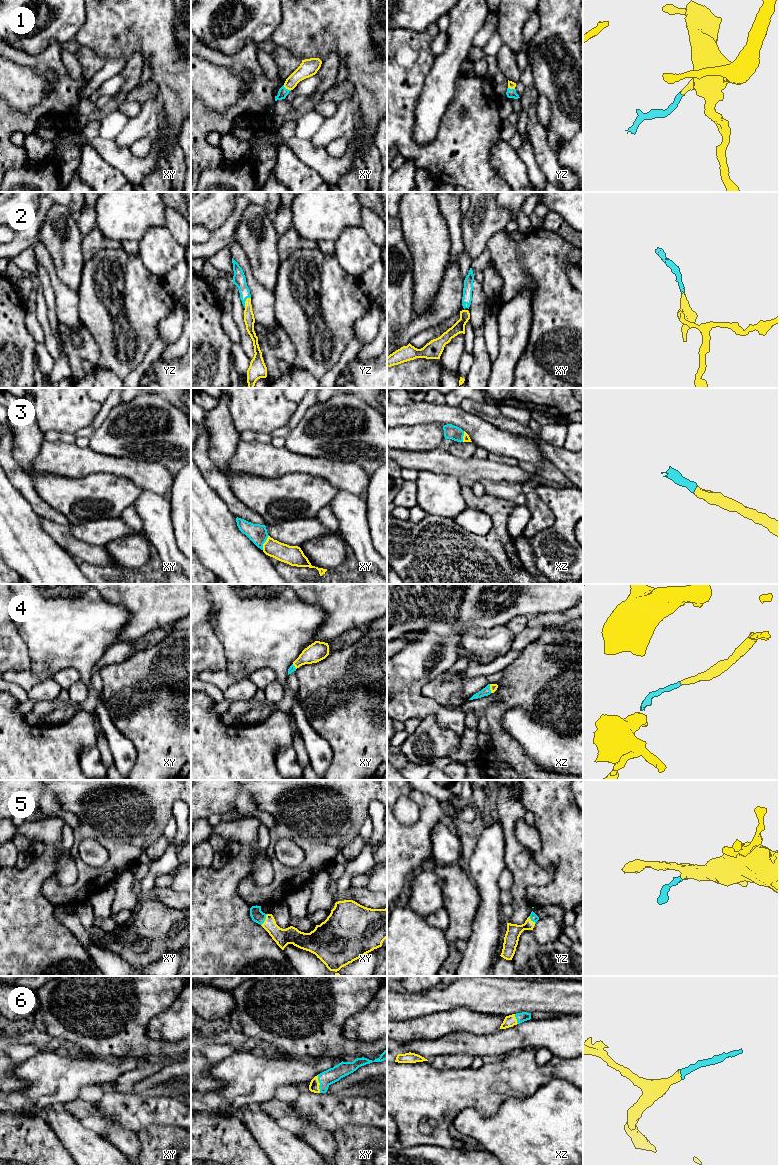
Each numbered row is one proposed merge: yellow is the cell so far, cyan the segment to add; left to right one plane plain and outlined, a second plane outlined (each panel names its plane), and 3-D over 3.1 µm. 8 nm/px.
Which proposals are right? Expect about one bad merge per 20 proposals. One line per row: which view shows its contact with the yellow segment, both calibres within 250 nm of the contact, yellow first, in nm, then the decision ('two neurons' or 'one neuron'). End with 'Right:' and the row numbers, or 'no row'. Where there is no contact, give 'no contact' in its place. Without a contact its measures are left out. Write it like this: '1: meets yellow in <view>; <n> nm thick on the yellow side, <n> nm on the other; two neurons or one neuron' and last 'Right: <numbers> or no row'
1: meets yellow in xy; 140 nm thick on the yellow side, 80 nm on the other; one neuron
2: meets yellow in yz; 90 nm thick on the yellow side, 100 nm on the other; one neuron
3: meets yellow in xy; 160 nm thick on the yellow side, 150 nm on the other; one neuron
4: meets yellow in xz; 60 nm thick on the yellow side, 70 nm on the other; one neuron
5: meets yellow in xy; 140 nm thick on the yellow side, 100 nm on the other; one neuron
6: meets yellow in xy; 80 nm thick on the yellow side, 120 nm on the other; one neuron
Right: 1, 2, 3, 4, 5, 6

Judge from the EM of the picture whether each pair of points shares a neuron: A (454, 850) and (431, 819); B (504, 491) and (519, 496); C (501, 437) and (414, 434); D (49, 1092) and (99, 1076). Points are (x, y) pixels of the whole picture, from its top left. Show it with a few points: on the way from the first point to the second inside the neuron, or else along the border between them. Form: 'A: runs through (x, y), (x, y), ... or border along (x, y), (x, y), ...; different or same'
A: border along (441, 822), (432, 830), (431, 848); different
B: runs through (508, 491), (515, 495); same
C: border along (420, 423), (441, 423), (443, 425); different
D: runs through (61, 1080), (65, 1076), (87, 1076); same

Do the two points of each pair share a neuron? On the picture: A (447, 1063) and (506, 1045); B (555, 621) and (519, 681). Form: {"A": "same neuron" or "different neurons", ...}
{"A": "different neurons", "B": "different neurons"}

